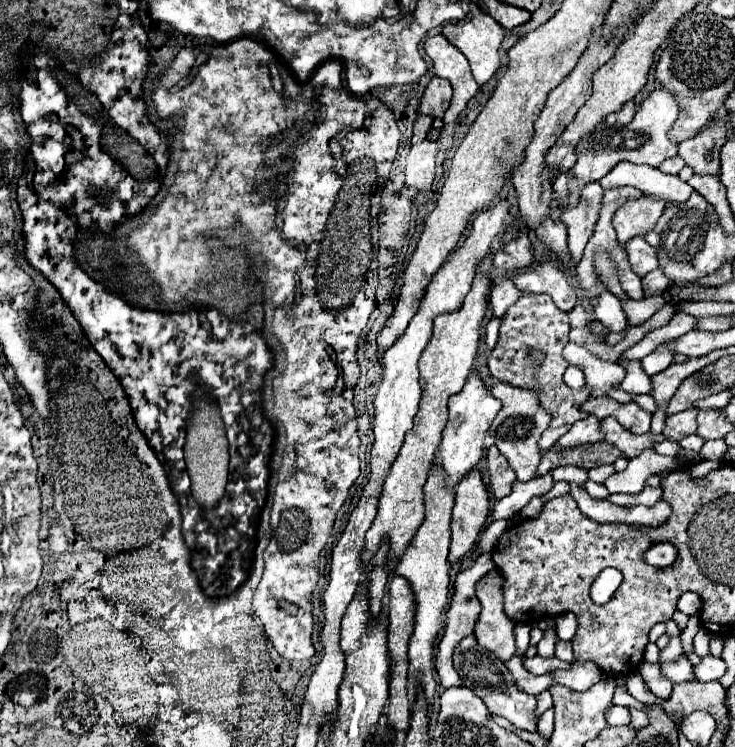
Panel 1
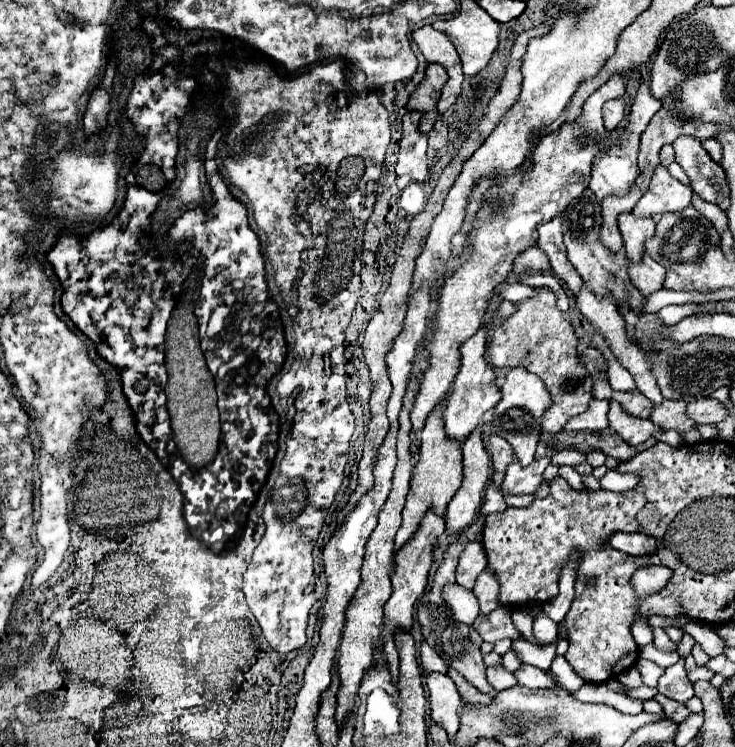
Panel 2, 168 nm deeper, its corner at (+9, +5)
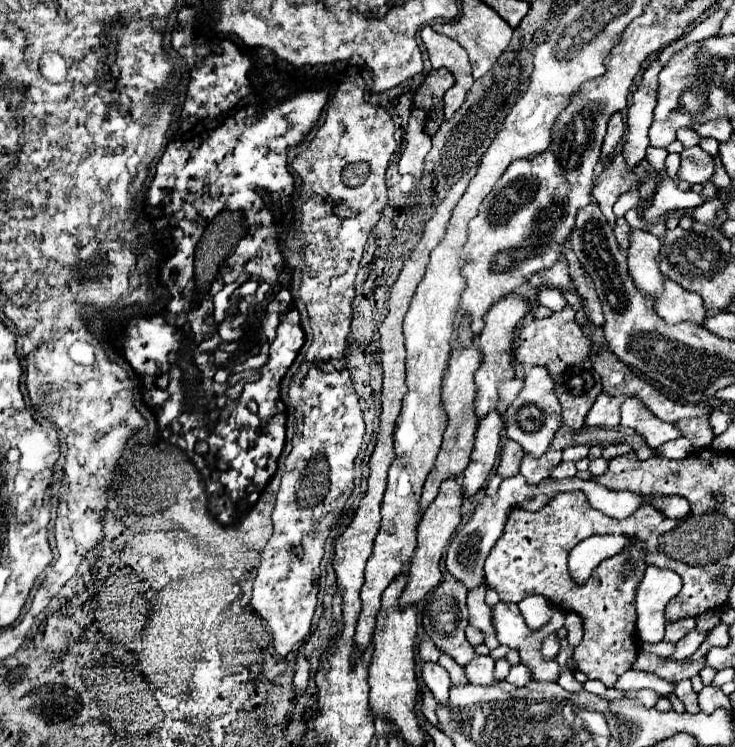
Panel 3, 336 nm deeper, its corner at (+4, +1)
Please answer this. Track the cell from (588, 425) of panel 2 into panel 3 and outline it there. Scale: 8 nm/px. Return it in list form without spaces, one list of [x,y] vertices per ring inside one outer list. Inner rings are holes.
[[[601,393],[595,405],[591,407],[591,411],[587,413],[585,425],[587,427],[617,427],[621,421],[621,405],[625,399],[627,395],[611,397],[611,395]]]

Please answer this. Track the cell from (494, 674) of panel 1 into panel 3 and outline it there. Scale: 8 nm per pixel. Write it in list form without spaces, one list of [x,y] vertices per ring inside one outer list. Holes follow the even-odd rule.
[[[445,575],[443,581],[423,599],[421,603],[421,613],[423,613],[423,627],[427,631],[427,635],[433,639],[433,643],[449,653],[459,665],[467,665],[475,651],[473,647],[469,645],[469,641],[465,639],[465,627],[469,625],[467,621],[467,605],[465,605],[465,599],[467,599],[467,589],[453,577],[453,575]]]

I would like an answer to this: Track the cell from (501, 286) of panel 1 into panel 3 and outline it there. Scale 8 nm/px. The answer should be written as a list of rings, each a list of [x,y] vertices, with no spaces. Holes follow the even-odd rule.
[[[543,287],[543,289],[541,289],[537,301],[539,301],[539,305],[549,307],[551,311],[561,311],[561,309],[565,309],[565,305],[567,305],[563,293],[561,293],[559,289],[549,289],[549,287]]]

